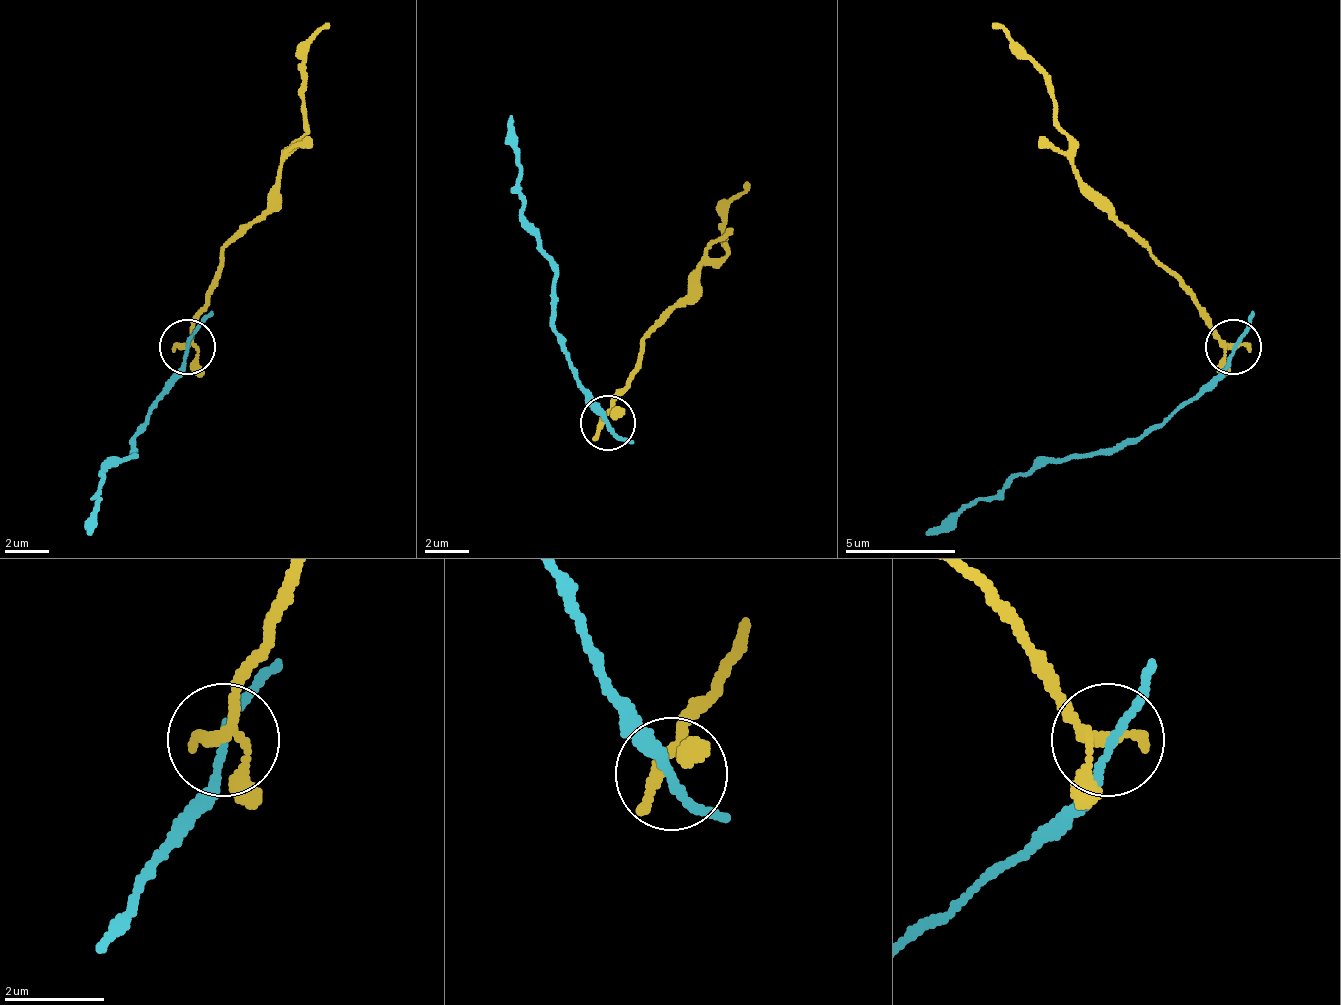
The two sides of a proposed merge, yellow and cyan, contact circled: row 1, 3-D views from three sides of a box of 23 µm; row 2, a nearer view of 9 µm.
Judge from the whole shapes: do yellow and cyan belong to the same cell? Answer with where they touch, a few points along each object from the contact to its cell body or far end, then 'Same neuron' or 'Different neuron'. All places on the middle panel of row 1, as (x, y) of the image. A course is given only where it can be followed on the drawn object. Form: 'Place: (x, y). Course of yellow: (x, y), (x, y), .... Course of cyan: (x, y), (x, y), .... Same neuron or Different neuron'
Place: (608, 422). Course of yellow: (603, 421), (642, 344), (692, 294), (698, 272), (725, 249), (725, 205), (747, 183). Course of cyan: (609, 421), (576, 382), (554, 327), (543, 238), (526, 222), (520, 155), (509, 117). Different neuron

